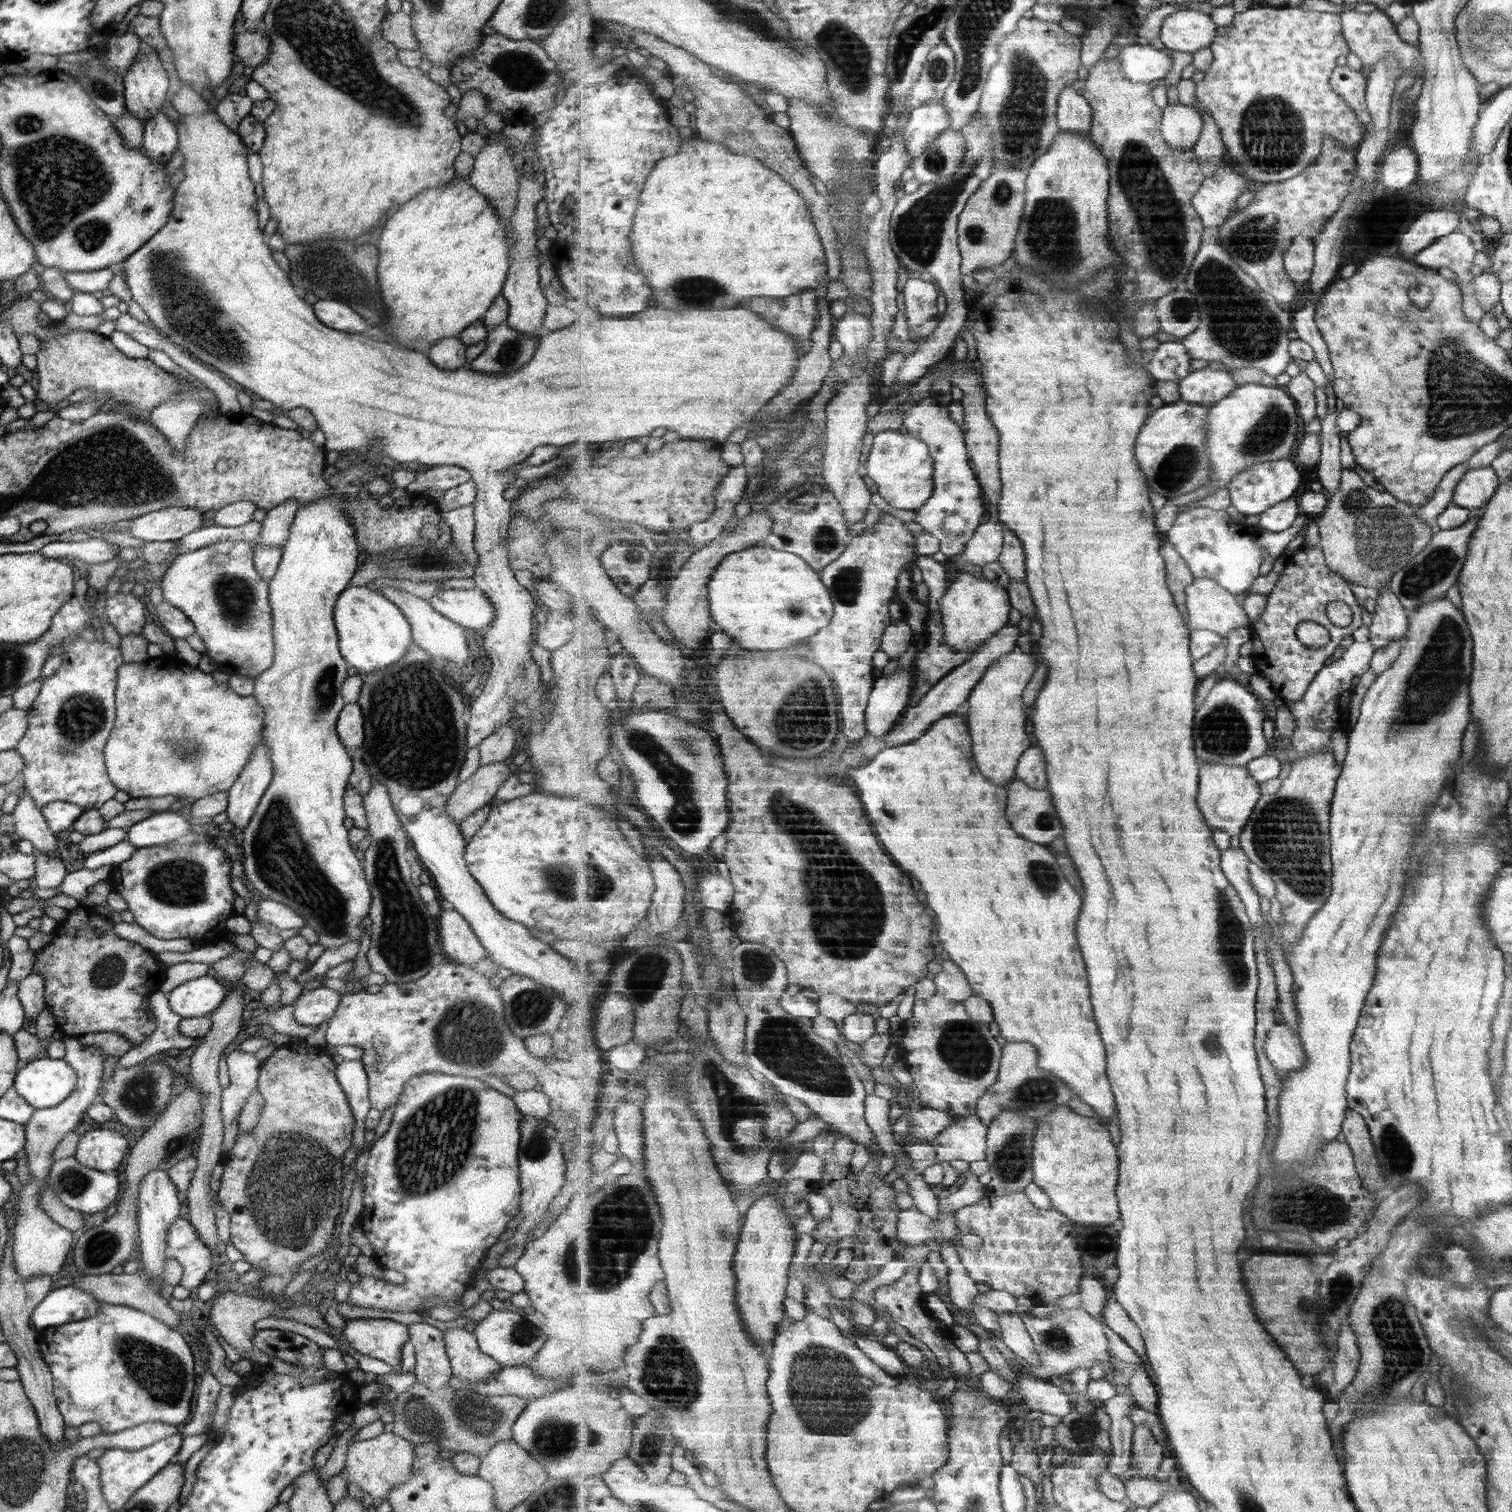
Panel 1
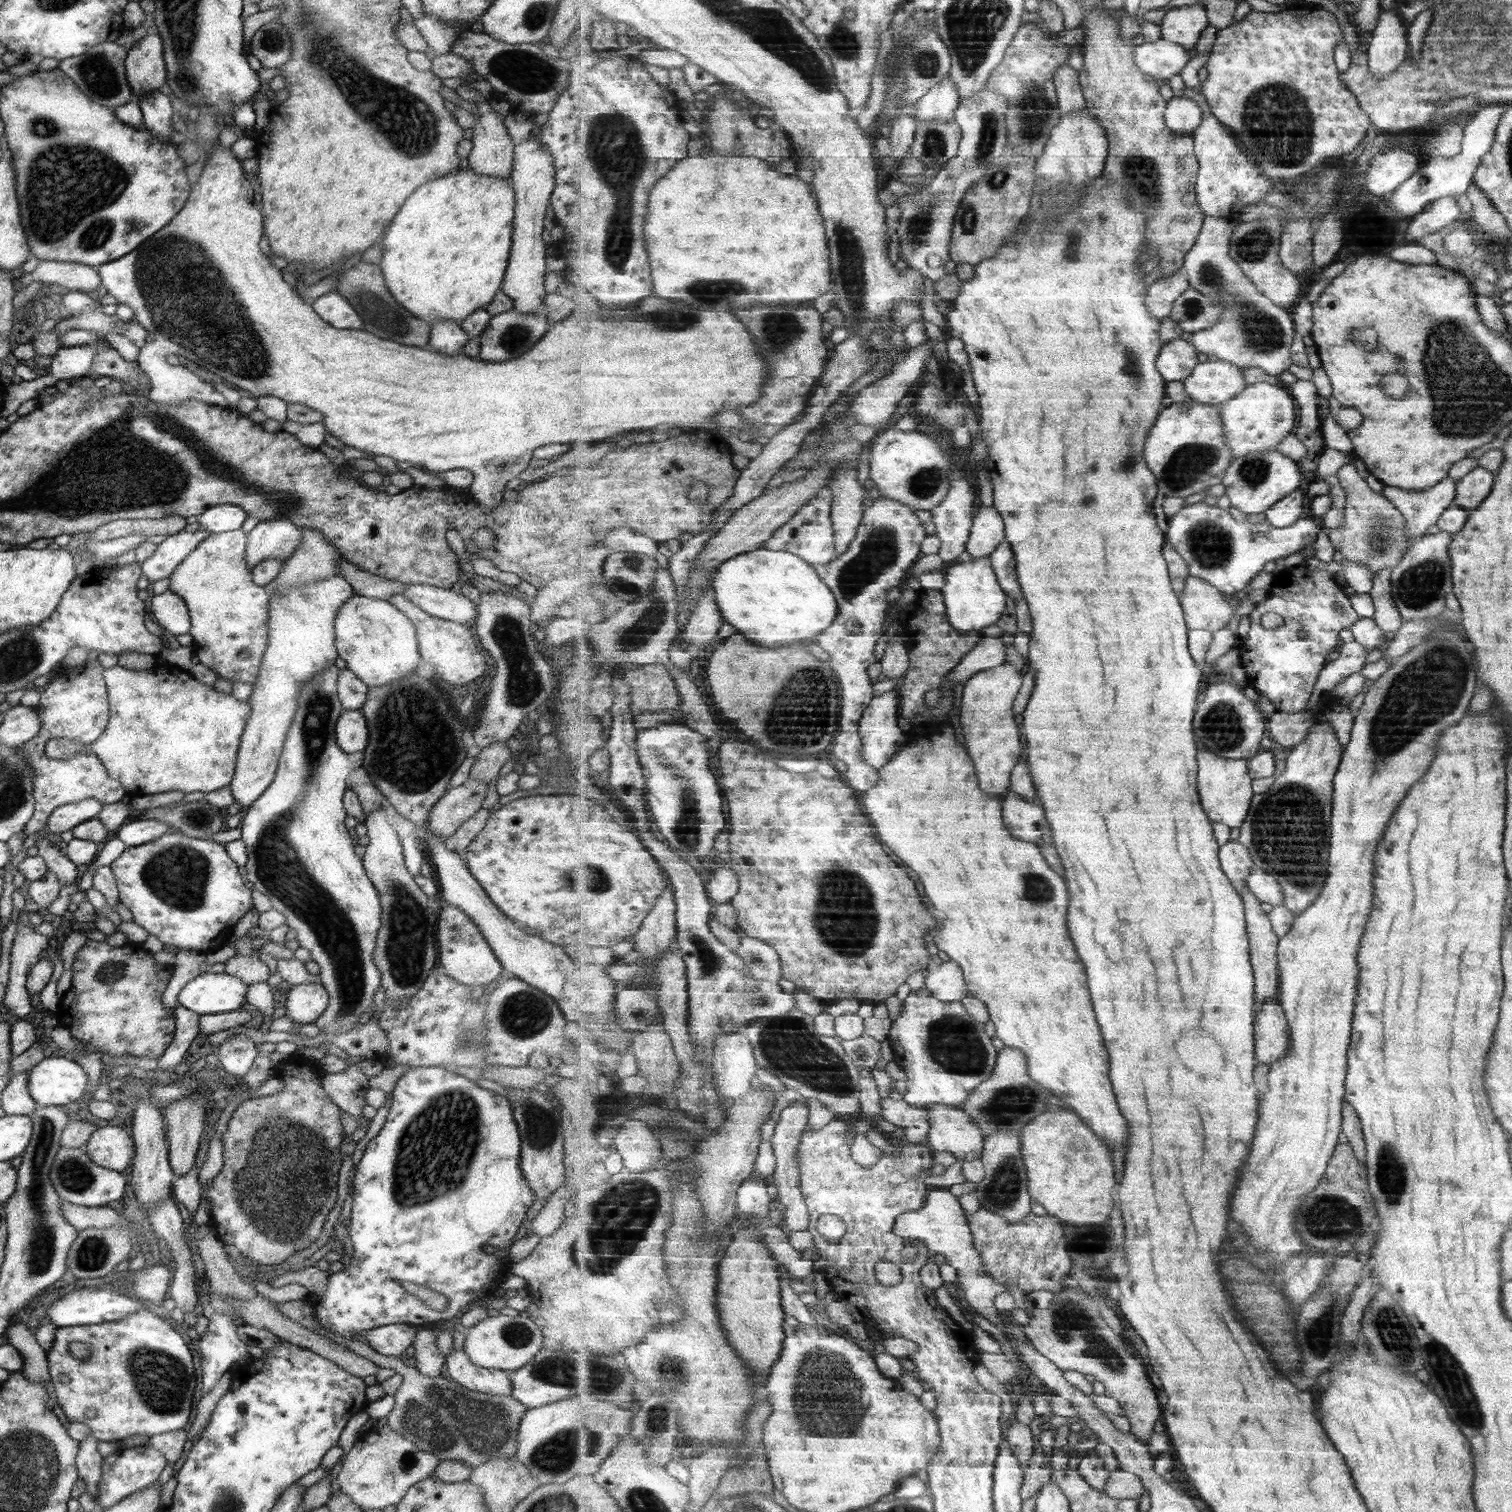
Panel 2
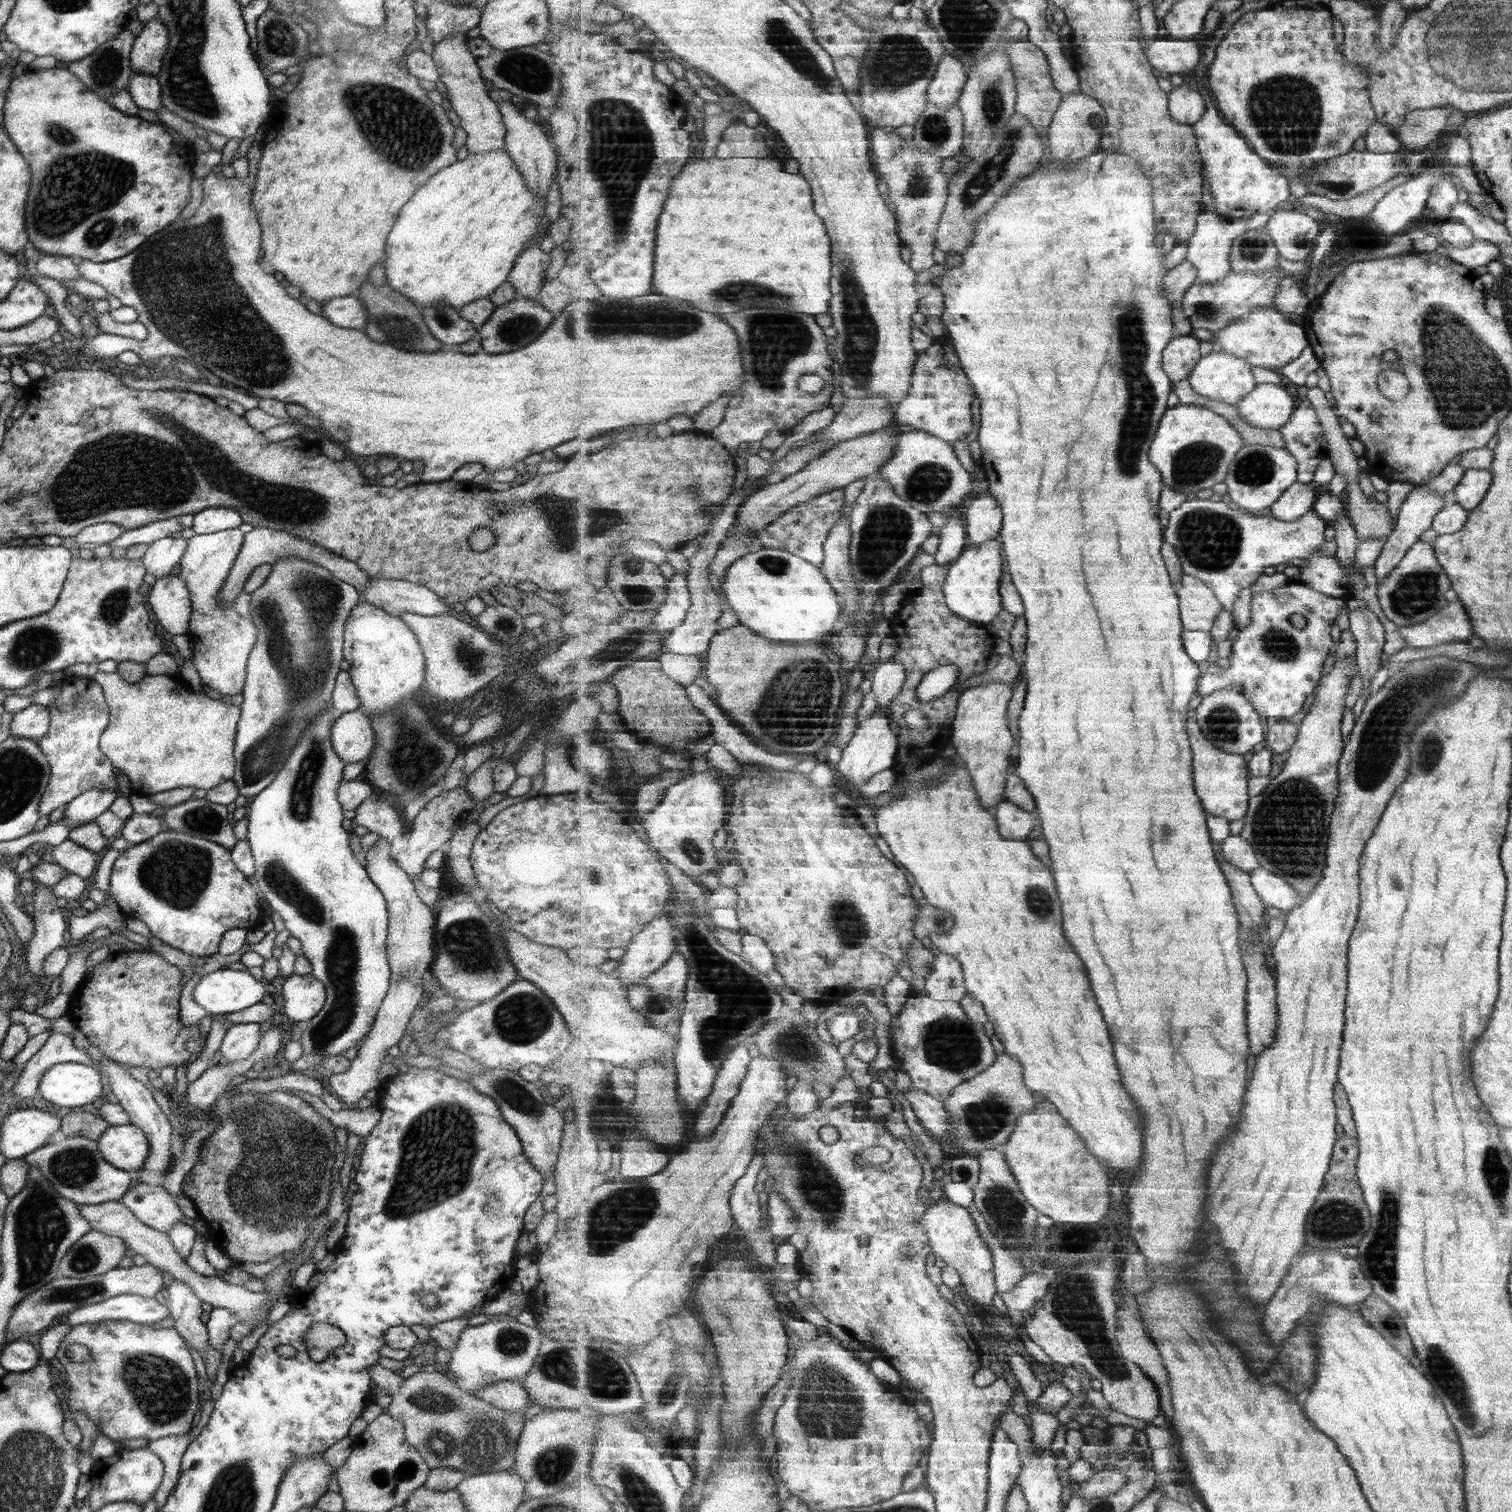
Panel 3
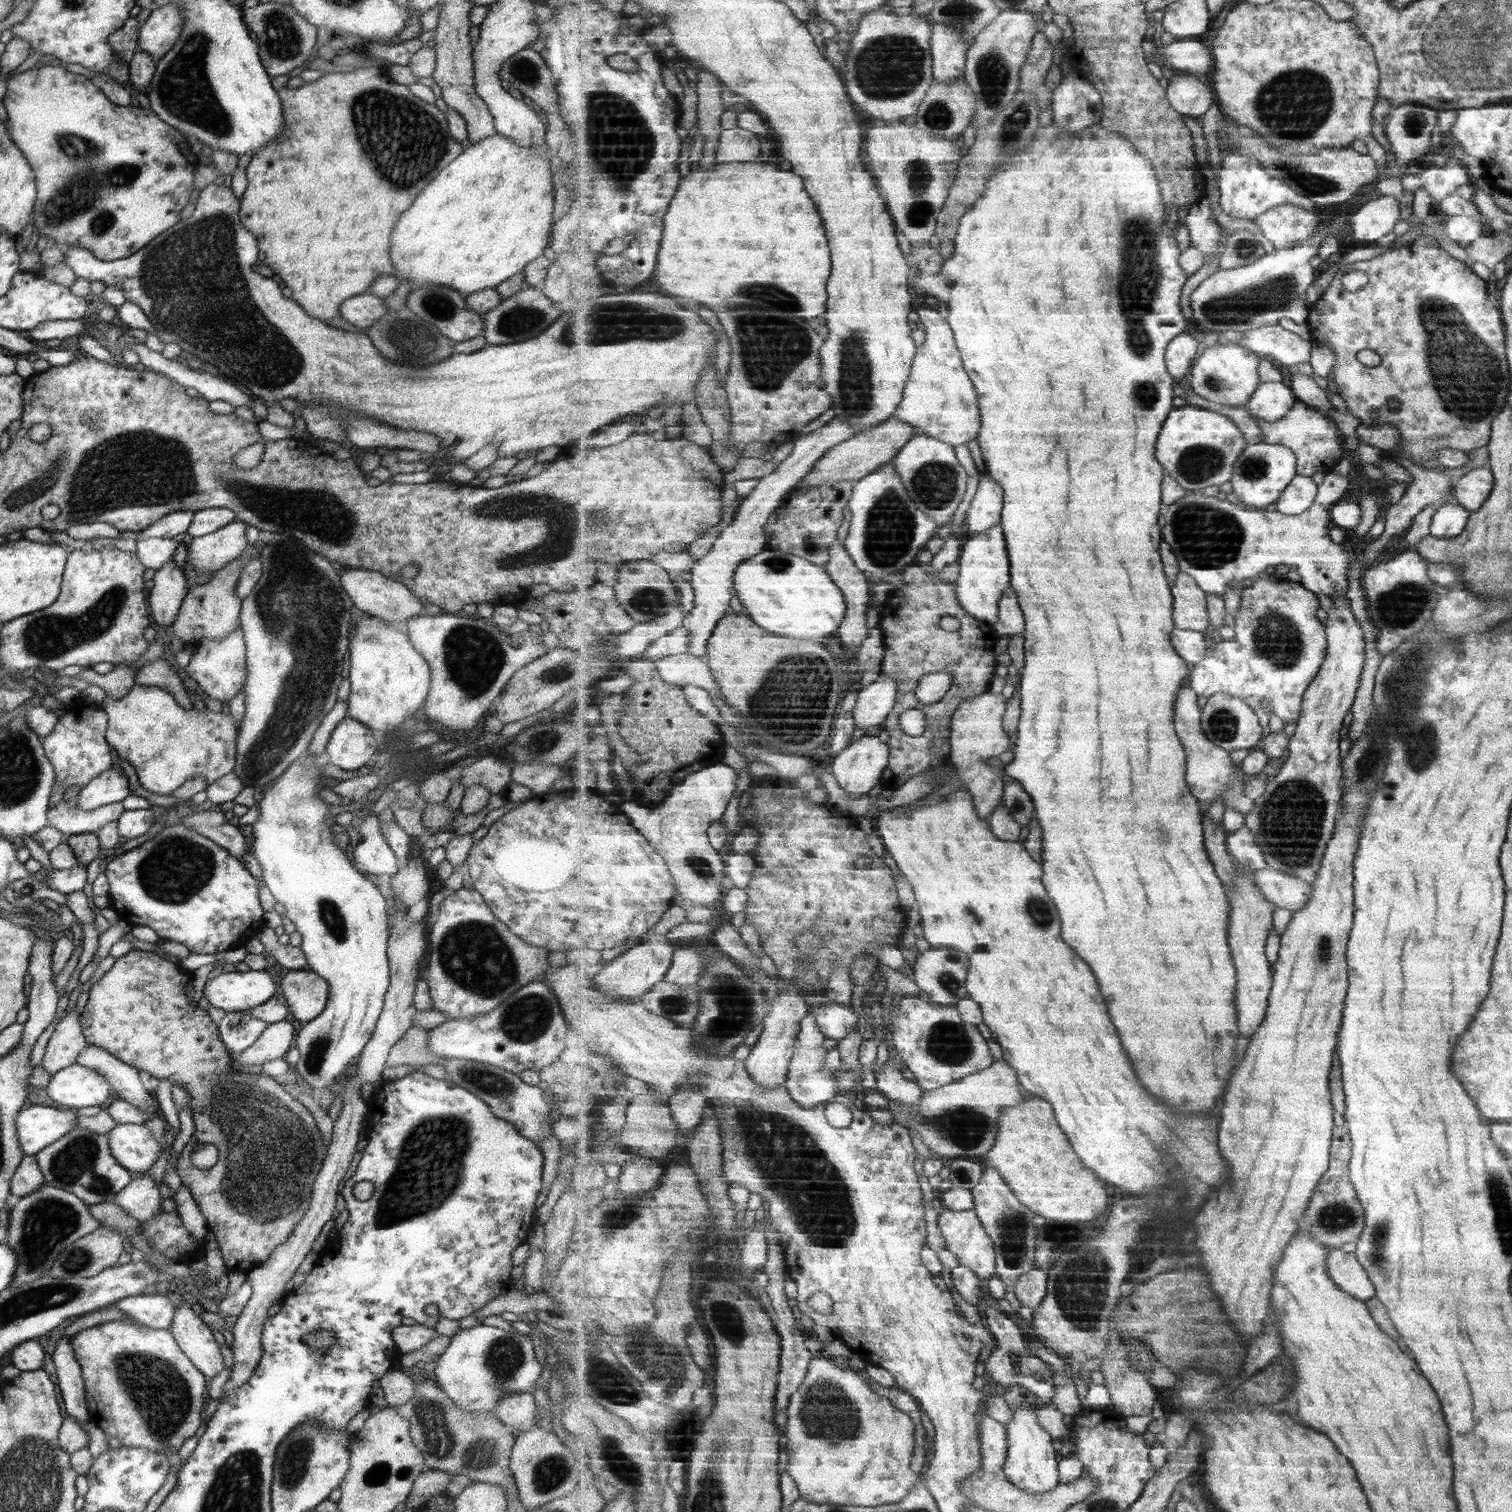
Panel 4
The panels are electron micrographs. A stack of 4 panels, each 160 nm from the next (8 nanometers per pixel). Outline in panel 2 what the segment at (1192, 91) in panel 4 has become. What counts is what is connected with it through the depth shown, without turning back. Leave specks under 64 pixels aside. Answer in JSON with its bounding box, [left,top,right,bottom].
[1165,95,1205,136]

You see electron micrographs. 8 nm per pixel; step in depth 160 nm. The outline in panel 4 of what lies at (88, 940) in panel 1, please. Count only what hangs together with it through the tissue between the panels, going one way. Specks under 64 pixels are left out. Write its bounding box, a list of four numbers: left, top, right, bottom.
[80,950,327,1273]

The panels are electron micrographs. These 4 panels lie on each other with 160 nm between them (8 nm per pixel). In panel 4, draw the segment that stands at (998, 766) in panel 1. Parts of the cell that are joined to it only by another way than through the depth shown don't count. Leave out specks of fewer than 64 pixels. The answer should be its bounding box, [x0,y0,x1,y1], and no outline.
[951,692,1011,820]

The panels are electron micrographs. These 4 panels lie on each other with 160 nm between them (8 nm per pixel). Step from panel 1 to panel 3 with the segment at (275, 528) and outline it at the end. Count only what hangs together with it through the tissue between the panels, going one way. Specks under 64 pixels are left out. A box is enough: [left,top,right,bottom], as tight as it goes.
[218,528,370,607]

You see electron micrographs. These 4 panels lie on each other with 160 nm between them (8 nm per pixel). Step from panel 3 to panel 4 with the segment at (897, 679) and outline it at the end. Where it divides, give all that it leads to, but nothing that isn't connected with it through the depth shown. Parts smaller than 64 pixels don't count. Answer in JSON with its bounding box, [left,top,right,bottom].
[852,673,897,736]

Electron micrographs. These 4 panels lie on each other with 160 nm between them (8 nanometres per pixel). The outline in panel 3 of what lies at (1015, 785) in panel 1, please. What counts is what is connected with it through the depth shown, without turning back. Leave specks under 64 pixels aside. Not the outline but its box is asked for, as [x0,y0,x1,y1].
[997,801,1039,840]

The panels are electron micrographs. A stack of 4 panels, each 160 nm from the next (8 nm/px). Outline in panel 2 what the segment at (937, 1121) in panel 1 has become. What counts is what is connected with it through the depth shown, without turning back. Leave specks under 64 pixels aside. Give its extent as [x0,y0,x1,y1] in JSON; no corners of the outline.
[882,1095,931,1143]

